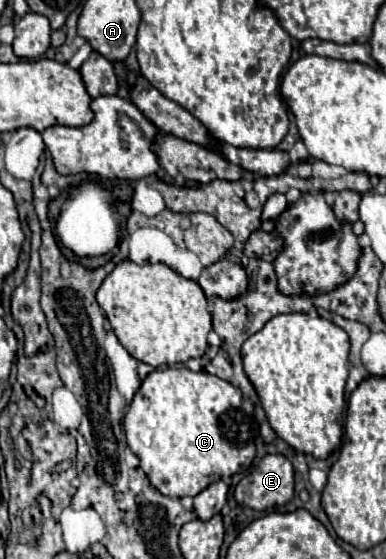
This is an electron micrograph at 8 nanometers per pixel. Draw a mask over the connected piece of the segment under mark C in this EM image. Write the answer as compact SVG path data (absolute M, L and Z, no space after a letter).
M165 367L155 369L143 379L129 405L129 411L125 413L123 429L129 449L141 461L139 467L159 493L167 497L195 497L213 481L227 479L235 473L245 473L251 467L255 459L257 431L251 429L251 421L243 421L243 417L251 419L247 413L253 413L253 403L229 381L223 381L205 371L195 373L187 367Z

